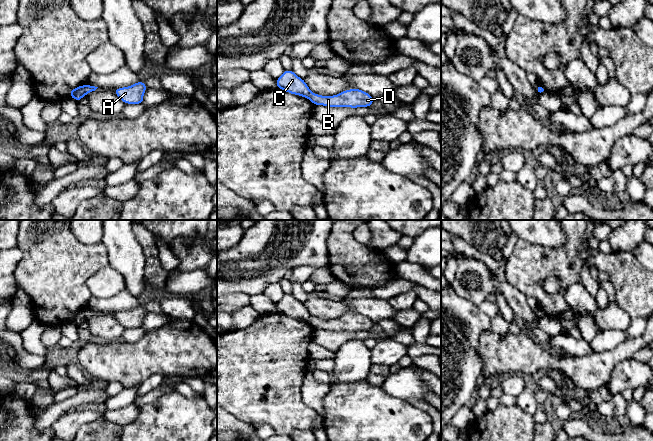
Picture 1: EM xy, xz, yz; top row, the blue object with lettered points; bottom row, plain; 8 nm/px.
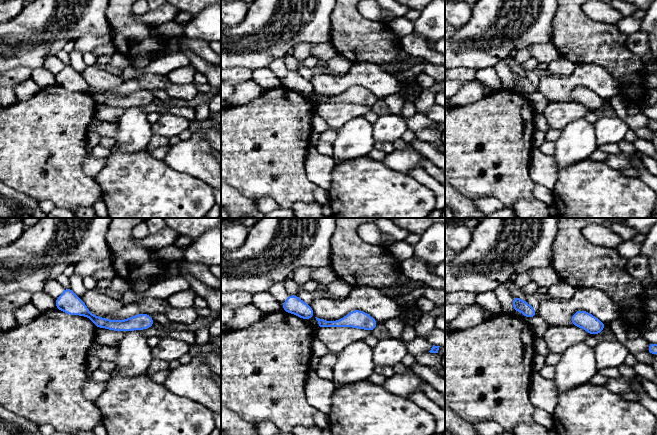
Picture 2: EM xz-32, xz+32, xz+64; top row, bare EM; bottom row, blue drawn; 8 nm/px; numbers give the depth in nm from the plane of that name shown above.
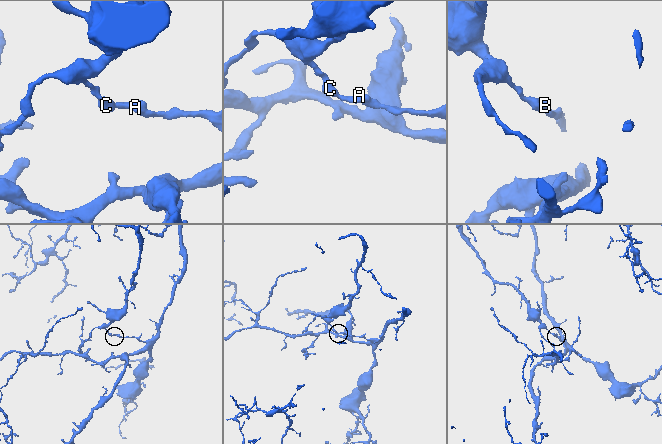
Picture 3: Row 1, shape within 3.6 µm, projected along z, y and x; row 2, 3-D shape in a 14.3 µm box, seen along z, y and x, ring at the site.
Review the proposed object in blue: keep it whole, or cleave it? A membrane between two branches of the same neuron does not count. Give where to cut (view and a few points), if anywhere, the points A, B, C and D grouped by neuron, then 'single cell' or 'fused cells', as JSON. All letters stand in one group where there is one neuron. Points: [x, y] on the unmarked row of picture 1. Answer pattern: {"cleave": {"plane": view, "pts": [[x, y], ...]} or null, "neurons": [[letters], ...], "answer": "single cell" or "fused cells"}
{"cleave": {"plane": "xy", "pts": [[84, 310], [86, 317]]}, "neurons": [["A", "B", "D"], ["C"]], "answer": "fused cells"}

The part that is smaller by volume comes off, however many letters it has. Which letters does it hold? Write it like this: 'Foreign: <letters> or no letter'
Foreign: C

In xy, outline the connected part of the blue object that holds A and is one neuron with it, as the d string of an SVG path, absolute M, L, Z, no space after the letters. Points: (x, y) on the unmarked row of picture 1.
M139 305L128 311L113 313L113 315L125 328L143 328L143 319L147 312L143 305Z

